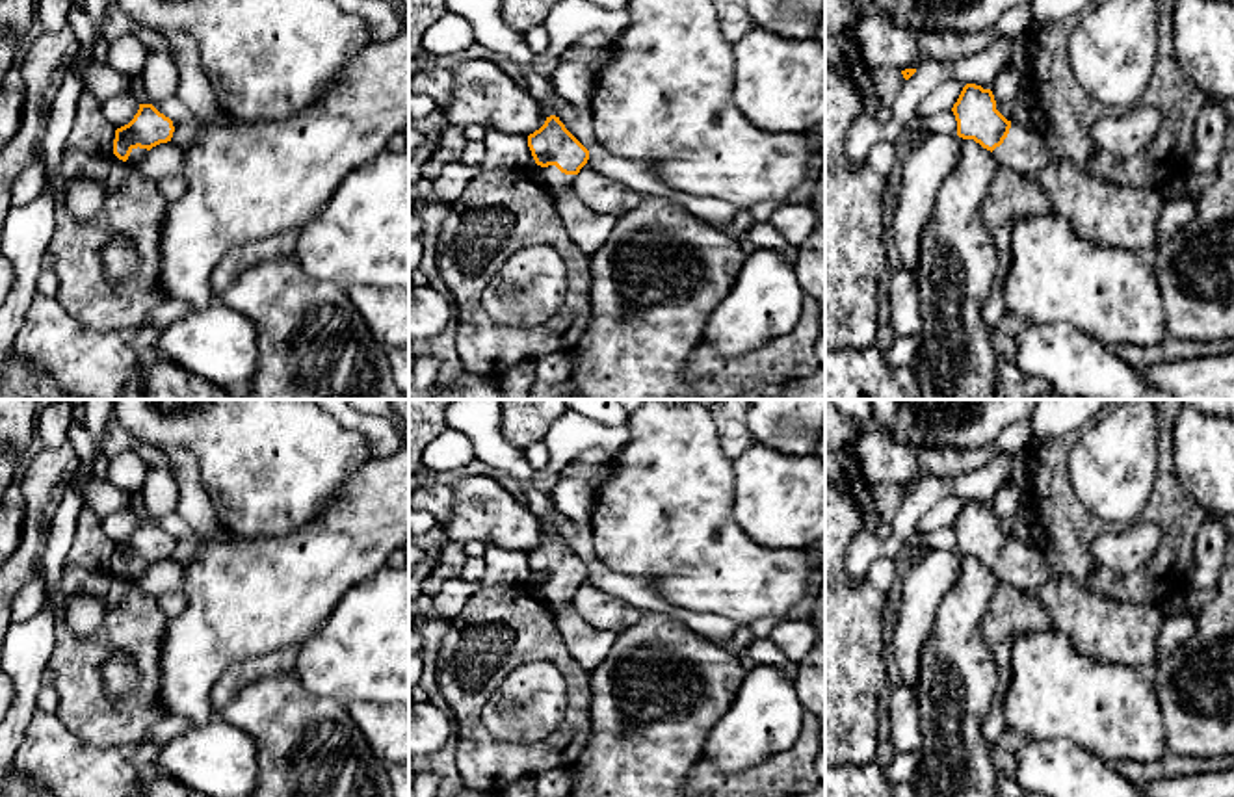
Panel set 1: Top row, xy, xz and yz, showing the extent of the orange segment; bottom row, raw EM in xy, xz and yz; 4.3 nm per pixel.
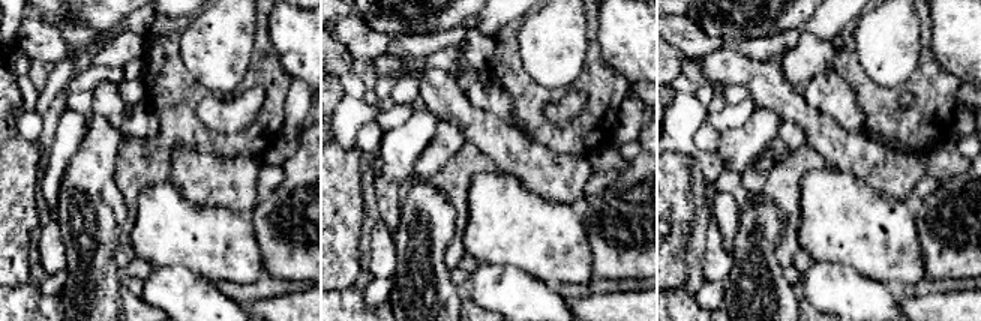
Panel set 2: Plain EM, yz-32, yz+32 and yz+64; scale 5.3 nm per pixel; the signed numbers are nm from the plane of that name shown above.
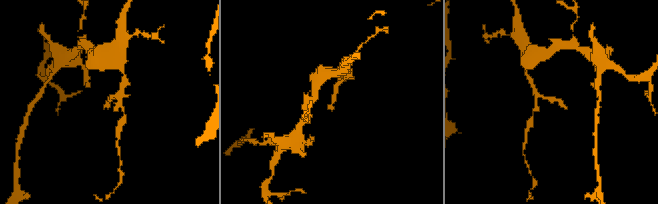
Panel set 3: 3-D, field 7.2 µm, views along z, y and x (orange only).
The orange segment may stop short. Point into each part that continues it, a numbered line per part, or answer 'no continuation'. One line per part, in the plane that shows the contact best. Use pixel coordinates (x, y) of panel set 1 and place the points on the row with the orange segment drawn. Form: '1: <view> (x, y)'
1: xz (551, 179)

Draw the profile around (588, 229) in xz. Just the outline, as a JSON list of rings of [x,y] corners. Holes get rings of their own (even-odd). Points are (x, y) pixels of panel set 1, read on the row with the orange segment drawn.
[[[572,191],[554,203],[569,238],[591,258],[608,242],[617,217],[591,210]]]

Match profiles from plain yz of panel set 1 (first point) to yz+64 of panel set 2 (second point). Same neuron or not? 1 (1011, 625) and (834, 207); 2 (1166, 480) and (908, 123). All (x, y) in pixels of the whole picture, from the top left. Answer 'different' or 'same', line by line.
1: different
2: same

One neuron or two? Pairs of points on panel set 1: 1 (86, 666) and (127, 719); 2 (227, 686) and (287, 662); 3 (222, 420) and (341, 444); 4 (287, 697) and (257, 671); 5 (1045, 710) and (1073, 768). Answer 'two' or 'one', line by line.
1: one
2: one
3: one
4: two
5: two

